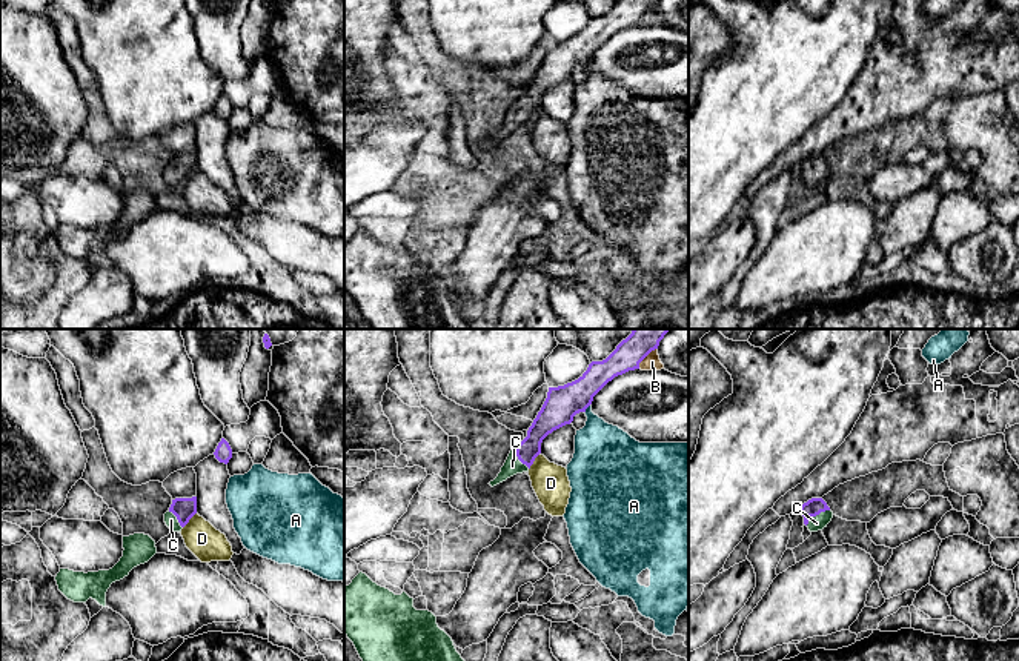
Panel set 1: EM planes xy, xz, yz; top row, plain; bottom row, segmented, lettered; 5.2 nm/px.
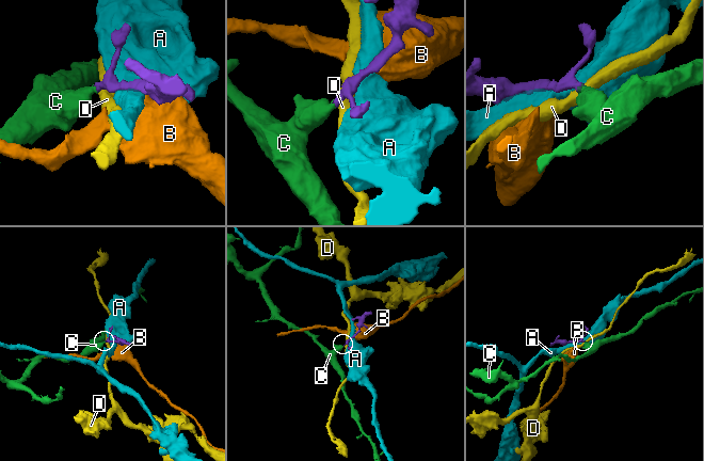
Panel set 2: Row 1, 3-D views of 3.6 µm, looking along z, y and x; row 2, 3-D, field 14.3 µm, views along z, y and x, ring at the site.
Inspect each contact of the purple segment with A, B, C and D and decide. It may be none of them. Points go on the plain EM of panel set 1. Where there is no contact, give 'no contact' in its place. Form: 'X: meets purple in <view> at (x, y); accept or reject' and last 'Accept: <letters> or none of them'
A: meets purple in xz at (586, 63); reject
B: meets purple in xz at (646, 11); reject
C: meets purple in yz at (816, 169); accept
D: meets purple in xz at (534, 116); reject
Accept: C

